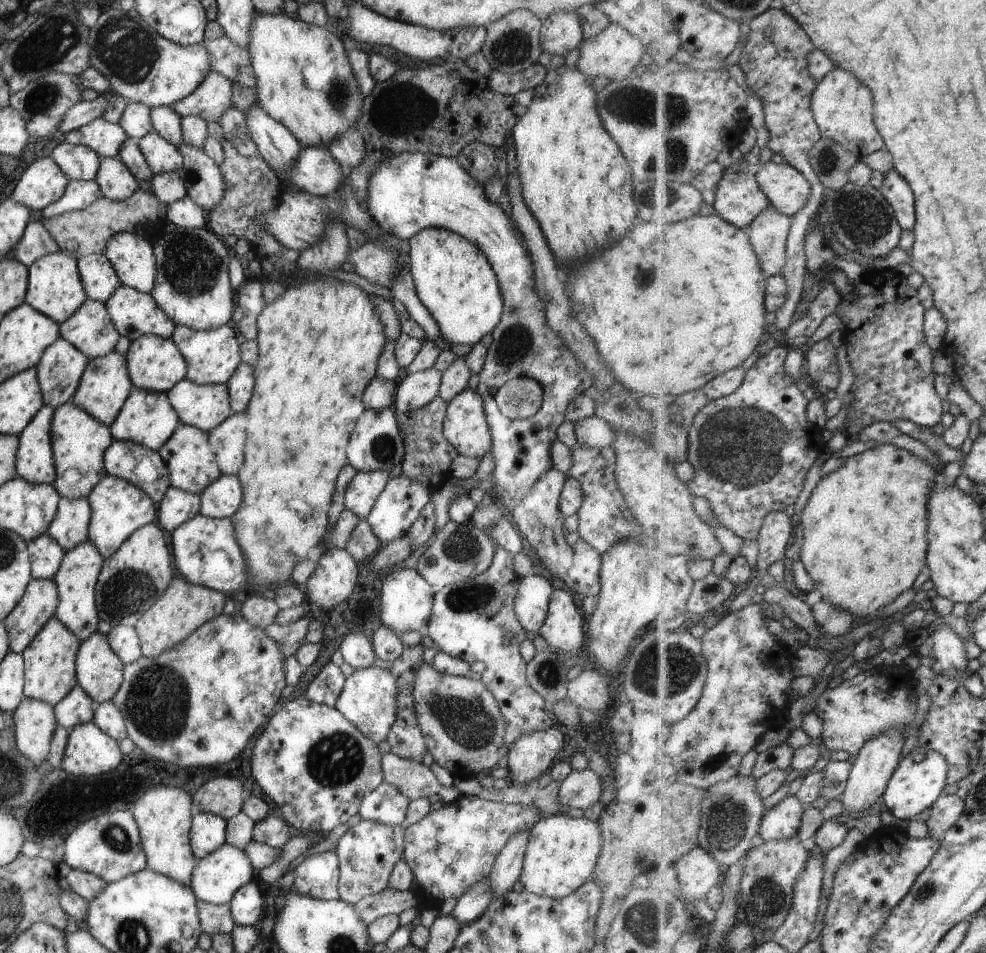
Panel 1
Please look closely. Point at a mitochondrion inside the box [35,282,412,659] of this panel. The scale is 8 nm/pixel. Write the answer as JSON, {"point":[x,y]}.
{"point":[122,593]}

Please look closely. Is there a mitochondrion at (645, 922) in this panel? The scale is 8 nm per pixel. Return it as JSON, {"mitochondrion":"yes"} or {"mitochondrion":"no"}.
{"mitochondrion":"yes"}

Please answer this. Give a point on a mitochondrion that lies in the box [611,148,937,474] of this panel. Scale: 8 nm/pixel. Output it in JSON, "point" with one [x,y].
{"point":[863,218]}

